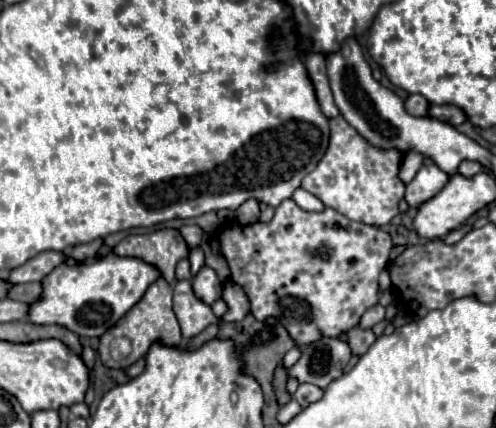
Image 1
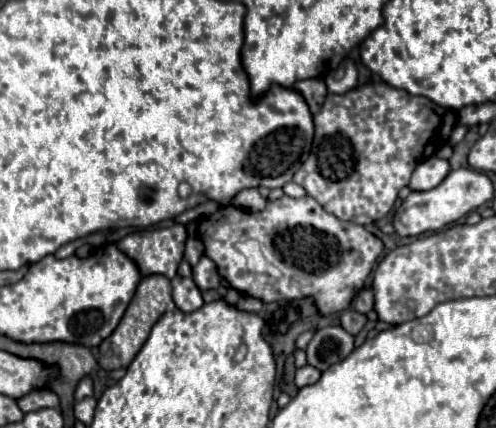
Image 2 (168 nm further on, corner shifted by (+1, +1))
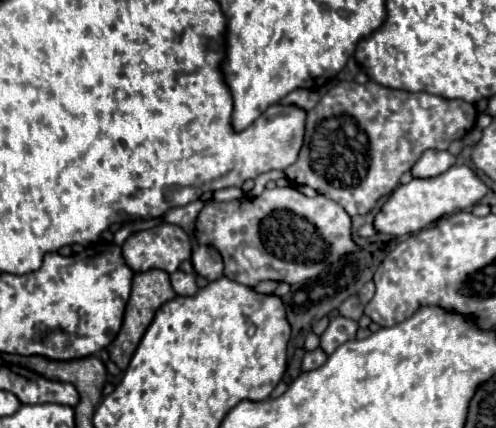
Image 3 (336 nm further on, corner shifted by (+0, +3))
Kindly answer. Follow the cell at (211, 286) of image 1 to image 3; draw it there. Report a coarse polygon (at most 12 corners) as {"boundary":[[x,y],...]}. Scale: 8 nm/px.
{"boundary":[[200,245],[192,253],[196,275],[222,277],[222,257],[214,247]]}

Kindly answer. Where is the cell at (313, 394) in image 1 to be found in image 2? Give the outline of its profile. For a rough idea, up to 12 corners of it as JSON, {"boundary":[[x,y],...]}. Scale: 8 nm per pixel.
{"boundary":[[305,365],[297,369],[295,383],[305,387],[319,381],[317,367]]}

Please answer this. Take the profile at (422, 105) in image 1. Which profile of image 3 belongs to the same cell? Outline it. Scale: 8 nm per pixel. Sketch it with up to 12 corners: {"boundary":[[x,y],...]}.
{"boundary":[[340,81],[284,173],[368,215],[426,149],[460,99]]}

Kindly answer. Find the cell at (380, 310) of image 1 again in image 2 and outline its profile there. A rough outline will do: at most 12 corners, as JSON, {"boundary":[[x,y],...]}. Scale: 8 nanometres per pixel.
{"boundary":[[359,291],[355,309],[369,313],[373,309],[373,291]]}

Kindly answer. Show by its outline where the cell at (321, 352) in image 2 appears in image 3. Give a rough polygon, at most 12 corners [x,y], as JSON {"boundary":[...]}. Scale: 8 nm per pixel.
{"boundary":[[334,317],[320,337],[320,349],[332,355],[354,339],[356,321]]}

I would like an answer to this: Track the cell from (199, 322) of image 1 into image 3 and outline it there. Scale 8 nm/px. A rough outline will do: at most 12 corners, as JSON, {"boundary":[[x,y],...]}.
{"boundary":[[192,273],[170,275],[176,295],[196,295],[198,285]]}

